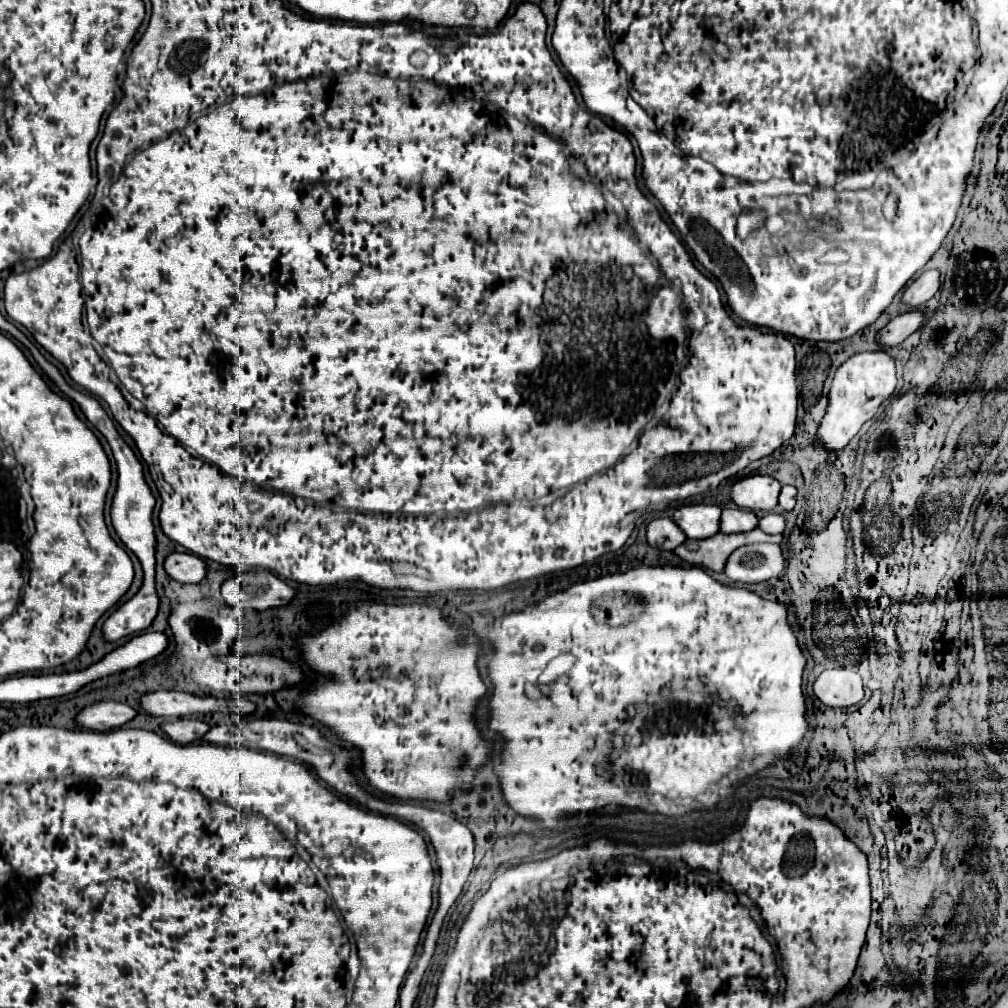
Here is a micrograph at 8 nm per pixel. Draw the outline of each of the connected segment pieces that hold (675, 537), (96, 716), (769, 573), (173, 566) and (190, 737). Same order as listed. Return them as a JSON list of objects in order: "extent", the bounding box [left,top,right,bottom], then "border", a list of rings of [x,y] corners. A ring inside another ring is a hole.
[{"extent":[647,517,687,551],"border":[[[659,517],[653,519],[647,525],[647,543],[655,549],[663,549],[663,551],[673,551],[677,545],[681,545],[687,537],[683,535],[683,531],[673,523],[673,519],[669,517]]]},{"extent":[75,701,135,731],"border":[[[99,701],[77,713],[75,723],[83,729],[109,731],[125,725],[135,717],[135,709],[117,701]]]},{"extent":[723,543,785,583],"border":[[[753,543],[735,549],[723,573],[733,583],[761,583],[771,577],[779,577],[785,569],[785,559],[779,545]]]},{"extent":[165,553,205,583],"border":[[[171,553],[165,559],[165,571],[175,581],[199,583],[205,577],[205,563],[193,553]]]},{"extent":[161,719,209,743],"border":[[[169,719],[161,723],[161,729],[175,743],[195,743],[207,733],[209,725],[199,719]]]}]

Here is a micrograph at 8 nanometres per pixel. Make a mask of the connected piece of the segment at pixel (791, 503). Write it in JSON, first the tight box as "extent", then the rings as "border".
{"extent":[779,485,797,511],"border":[[[783,485],[779,493],[779,509],[781,511],[791,511],[795,507],[795,493],[797,489],[791,485]]]}

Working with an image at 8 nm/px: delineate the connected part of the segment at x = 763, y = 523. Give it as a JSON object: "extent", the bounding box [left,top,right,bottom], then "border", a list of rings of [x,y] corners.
{"extent":[759,513,785,535],"border":[[[765,513],[759,519],[759,529],[769,533],[769,535],[777,535],[785,531],[785,517],[781,513]]]}

